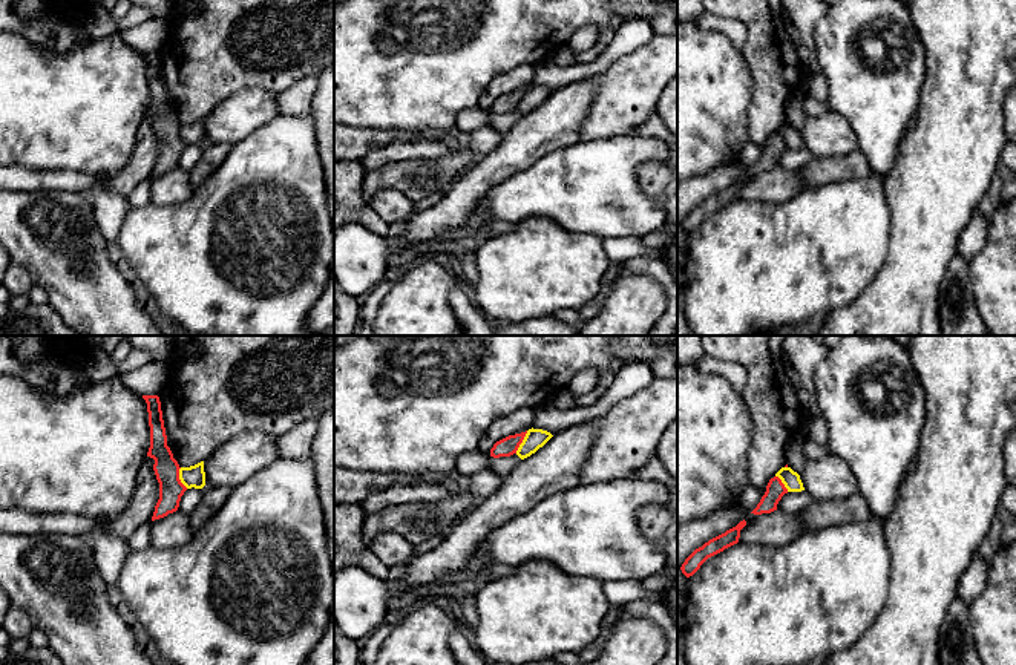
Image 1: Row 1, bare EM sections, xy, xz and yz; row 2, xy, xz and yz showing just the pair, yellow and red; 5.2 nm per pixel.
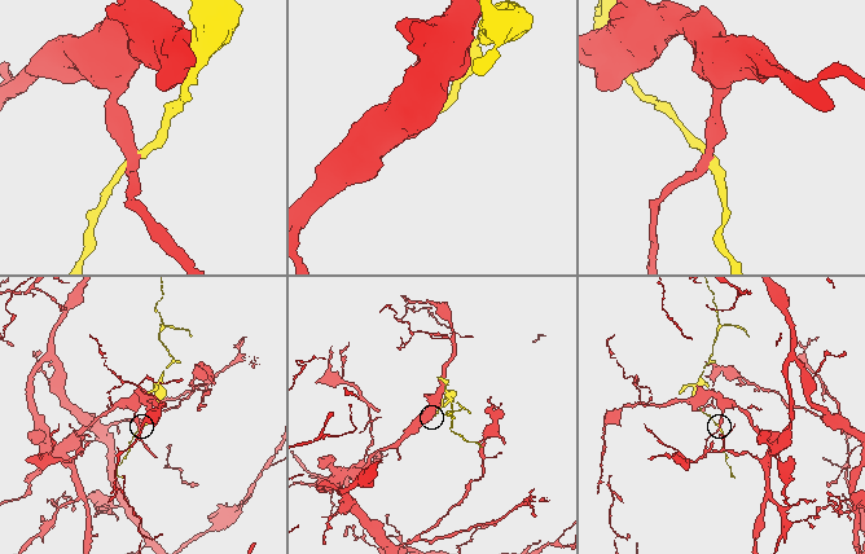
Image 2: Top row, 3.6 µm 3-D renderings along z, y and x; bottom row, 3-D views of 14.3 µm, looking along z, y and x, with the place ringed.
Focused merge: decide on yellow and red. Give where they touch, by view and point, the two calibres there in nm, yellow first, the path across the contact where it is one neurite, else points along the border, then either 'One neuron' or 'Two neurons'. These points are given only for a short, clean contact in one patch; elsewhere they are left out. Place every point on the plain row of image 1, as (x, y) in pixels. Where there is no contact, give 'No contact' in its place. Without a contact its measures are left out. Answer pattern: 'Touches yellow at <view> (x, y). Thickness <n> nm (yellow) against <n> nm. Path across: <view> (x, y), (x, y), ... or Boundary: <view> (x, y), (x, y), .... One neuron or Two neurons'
Touches yellow at xz (523, 98). Thickness 110 nm (yellow) against 100 nm. Boundary: xz (527, 88), (515, 109). Two neurons

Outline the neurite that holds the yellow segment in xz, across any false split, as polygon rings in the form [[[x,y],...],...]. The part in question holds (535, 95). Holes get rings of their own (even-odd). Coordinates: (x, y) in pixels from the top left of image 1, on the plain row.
[[[529,86],[523,100],[519,101],[516,112],[524,116],[542,104],[553,92],[542,86]]]

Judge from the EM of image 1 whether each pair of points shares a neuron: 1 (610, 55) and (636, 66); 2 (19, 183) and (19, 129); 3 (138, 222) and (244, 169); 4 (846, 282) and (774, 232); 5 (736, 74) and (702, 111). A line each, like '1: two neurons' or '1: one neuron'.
1: two neurons
2: two neurons
3: one neuron
4: one neuron
5: one neuron

